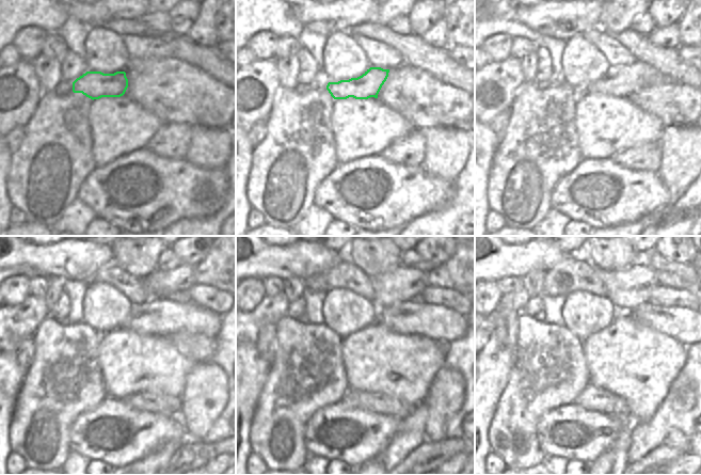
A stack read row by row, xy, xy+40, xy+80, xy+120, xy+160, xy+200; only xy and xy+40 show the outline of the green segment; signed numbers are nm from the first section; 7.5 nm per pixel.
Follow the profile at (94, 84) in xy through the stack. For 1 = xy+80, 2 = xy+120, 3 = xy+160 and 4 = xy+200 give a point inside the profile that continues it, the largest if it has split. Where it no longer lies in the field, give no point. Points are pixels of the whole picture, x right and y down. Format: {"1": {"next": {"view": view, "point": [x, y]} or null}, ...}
{"1": {"next": {"view": "xy+80", "point": [621, 80]}}, "2": {"next": {"view": "xy+120", "point": [158, 316]}}, "3": {"next": {"view": "xy+160", "point": [440, 323]}}, "4": {"next": {"view": "xy+200", "point": [686, 326]}}}

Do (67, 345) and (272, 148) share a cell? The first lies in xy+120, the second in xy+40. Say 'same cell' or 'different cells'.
same cell

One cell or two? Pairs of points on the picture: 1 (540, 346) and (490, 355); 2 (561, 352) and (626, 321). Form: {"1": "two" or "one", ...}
{"1": "two", "2": "two"}

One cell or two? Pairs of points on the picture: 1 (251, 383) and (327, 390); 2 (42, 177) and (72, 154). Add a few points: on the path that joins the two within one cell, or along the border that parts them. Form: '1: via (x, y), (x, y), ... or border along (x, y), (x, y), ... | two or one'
1: border along (271, 364), (268, 377), (260, 391), (256, 409) | two
2: via (49, 170), (64, 155) | one

